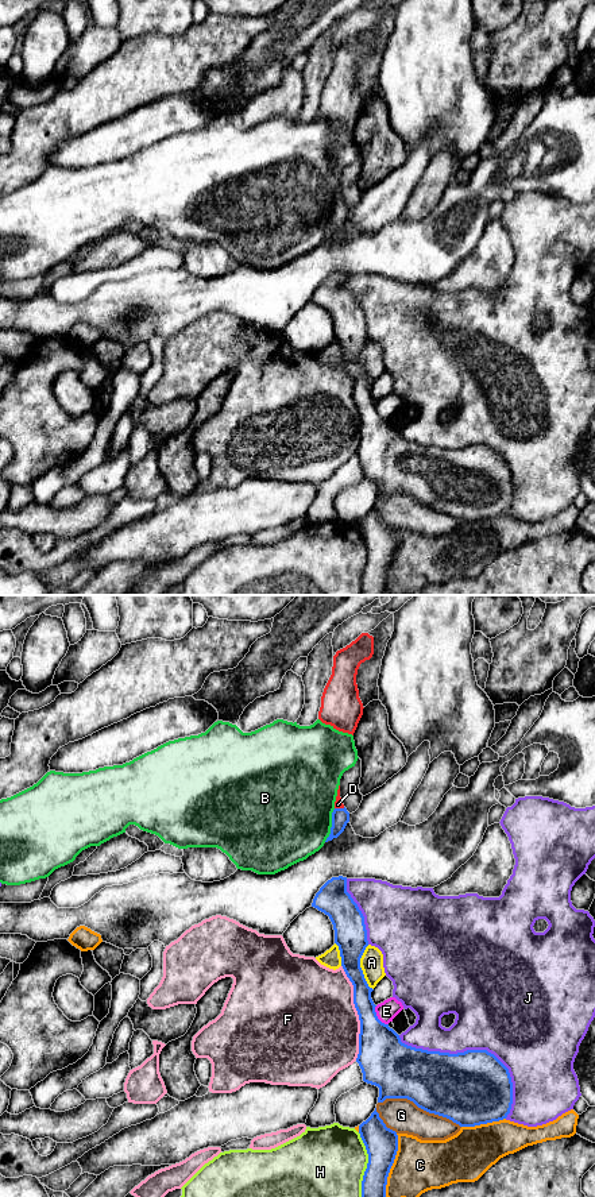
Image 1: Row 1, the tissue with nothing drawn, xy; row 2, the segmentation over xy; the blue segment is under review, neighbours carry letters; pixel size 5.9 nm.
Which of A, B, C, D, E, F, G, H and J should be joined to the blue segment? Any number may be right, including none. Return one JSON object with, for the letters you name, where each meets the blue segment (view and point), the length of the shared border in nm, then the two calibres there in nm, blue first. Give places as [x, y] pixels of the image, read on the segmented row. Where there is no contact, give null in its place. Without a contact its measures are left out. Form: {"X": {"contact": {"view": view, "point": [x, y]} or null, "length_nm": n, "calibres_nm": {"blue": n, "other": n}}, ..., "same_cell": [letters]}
{"D": {"contact": {"view": "xy", "point": [339, 809]}, "length_nm": 60, "calibres_nm": {"blue": 110, "other": 50}}, "same_cell": ["D"]}

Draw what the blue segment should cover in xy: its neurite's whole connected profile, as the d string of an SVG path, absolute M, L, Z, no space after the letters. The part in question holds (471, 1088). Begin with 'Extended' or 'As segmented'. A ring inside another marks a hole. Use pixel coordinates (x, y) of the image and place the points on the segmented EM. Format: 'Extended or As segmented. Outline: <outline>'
As segmented. Outline: M347 877L328 880L316 893L312 907L329 916L339 946L341 966L353 985L353 1004L360 1020L359 1063L363 1081L379 1088L378 1103L386 1098L407 1098L418 1108L452 1120L460 1127L475 1127L507 1117L513 1104L513 1082L509 1069L487 1050L449 1054L416 1049L401 1042L399 1035L382 1023L375 1012L360 958L368 946L364 916L347 892Z

